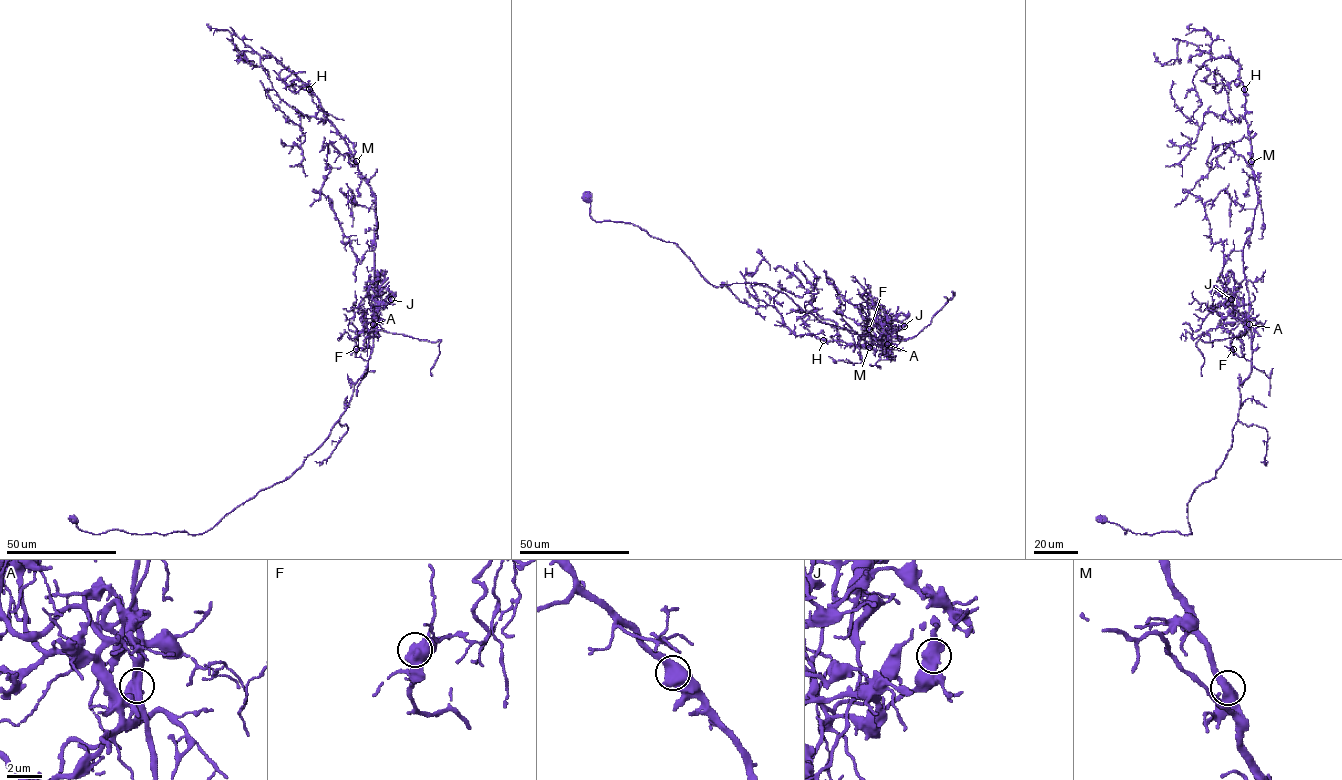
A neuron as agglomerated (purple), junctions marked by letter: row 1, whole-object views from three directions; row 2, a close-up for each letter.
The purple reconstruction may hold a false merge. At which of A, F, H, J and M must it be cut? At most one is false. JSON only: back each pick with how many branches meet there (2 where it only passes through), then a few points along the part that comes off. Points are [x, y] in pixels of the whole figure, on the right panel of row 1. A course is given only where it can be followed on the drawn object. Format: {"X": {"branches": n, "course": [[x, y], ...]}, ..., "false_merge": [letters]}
{"A": {"branches": 2, "course": [[1249, 324], [1240, 335], [1209, 342], [1198, 341], [1196, 347], [1204, 361], [1202, 376]]}, "false_merge": ["A"]}

